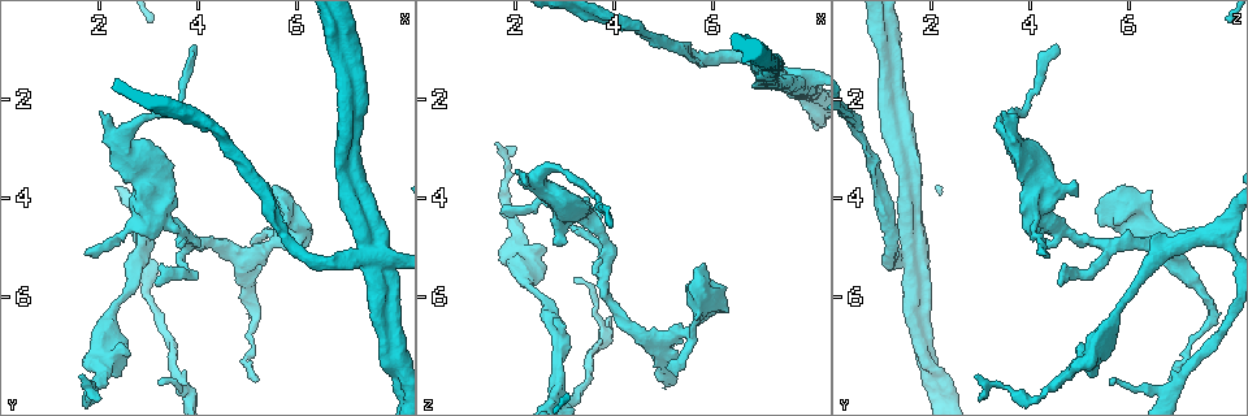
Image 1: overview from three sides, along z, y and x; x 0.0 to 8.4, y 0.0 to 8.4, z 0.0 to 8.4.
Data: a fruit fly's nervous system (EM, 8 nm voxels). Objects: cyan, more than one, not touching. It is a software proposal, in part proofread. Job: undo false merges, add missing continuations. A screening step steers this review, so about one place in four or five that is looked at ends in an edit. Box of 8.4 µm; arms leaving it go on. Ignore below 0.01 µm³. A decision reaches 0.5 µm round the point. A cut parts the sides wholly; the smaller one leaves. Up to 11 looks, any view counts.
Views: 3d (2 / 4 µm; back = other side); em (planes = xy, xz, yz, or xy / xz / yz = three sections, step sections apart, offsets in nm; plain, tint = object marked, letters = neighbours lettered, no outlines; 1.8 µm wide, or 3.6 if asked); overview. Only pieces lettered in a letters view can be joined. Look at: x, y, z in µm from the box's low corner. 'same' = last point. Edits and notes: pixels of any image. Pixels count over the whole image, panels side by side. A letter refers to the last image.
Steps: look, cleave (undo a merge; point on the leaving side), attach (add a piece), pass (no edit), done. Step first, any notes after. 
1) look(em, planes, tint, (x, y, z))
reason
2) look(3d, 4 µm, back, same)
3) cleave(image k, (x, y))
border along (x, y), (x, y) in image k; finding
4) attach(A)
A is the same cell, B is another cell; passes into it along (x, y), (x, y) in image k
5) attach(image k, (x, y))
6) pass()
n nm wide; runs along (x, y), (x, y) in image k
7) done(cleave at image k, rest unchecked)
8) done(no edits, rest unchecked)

look(em, planes, plain, (5.60, 4.85, 6.60))
four-way junction

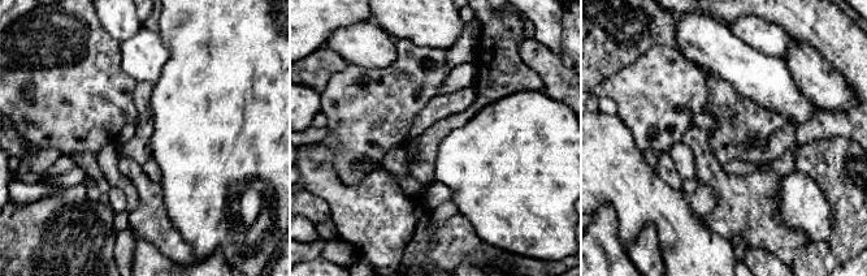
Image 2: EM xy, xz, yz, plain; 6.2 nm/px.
look(em, planes, letters, same)
what lies round it

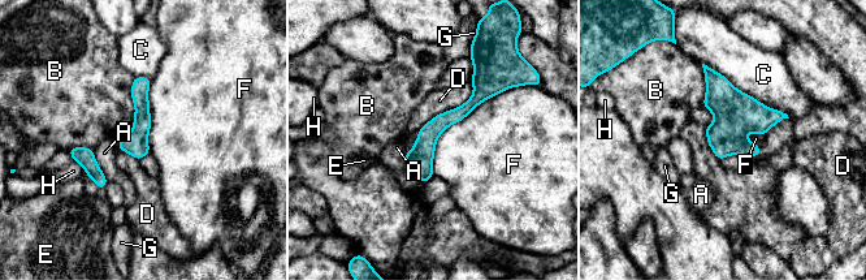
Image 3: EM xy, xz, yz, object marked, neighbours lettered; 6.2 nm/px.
pass()
A, B, C, D, E, F, G and H are other cells; border along (510, 87), (438, 137), (432, 175) in image 3; one neuron here

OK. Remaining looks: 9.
look(em, planes, tint, (1.75, 7.45, 5.05))
branch stops here

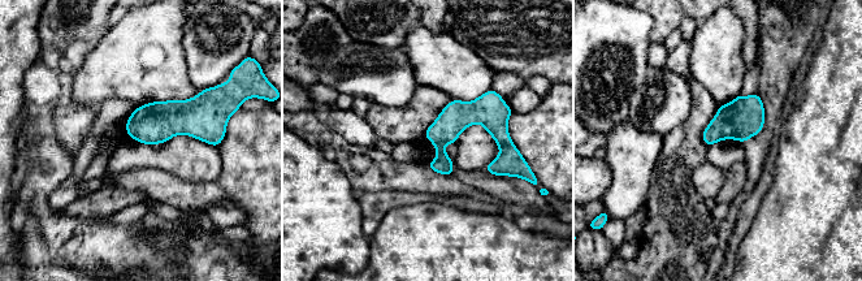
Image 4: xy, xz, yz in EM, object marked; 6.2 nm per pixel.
look(em, planes, letters, same)

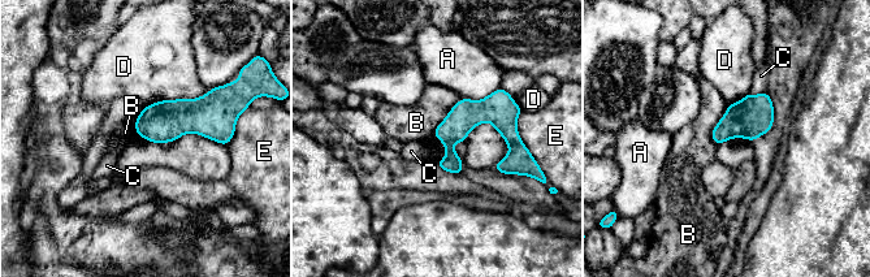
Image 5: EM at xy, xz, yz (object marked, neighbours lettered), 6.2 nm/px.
pass()
A, B, C, D and E are other cells; runs along (463, 102), (509, 131), (510, 168) in image 5; no lettered piece goes on from it

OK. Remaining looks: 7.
look(3d, 4 µm, (3.25, 5.75, 4.65))
free end

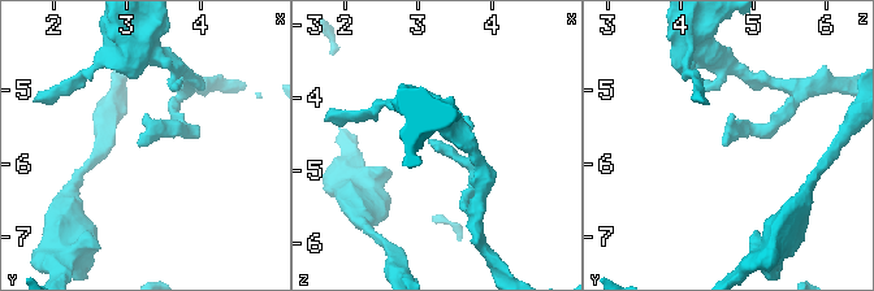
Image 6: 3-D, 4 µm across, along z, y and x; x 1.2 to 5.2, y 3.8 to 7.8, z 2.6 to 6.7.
look(em, planes, letters, (3.20, 5.80, 4.65))
now the EM

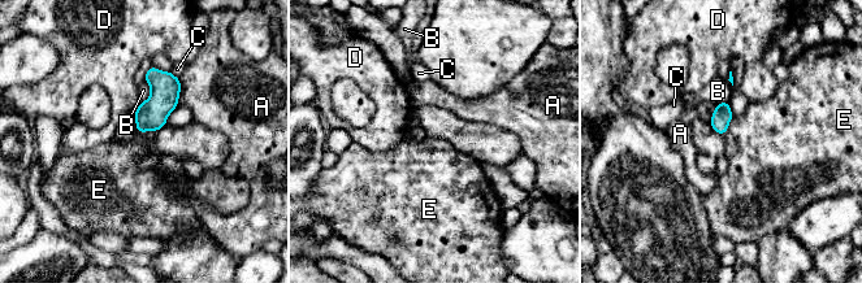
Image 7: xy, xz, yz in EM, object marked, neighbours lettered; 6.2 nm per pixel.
pass()
A, B, C, D and E are other cells; border along (155, 130), (137, 133) in image 7; no lettered piece goes on from it

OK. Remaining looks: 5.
look(3d, 2 µm, (5.05, 6.15, 7.65))
abrupt turn

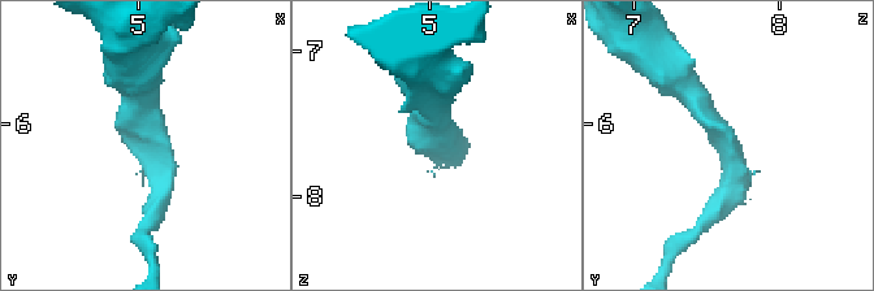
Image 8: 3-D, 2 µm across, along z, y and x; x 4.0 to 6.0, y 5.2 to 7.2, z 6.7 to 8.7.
look(em, yz, step 16, tint, (5.10, 6.16, 7.66))

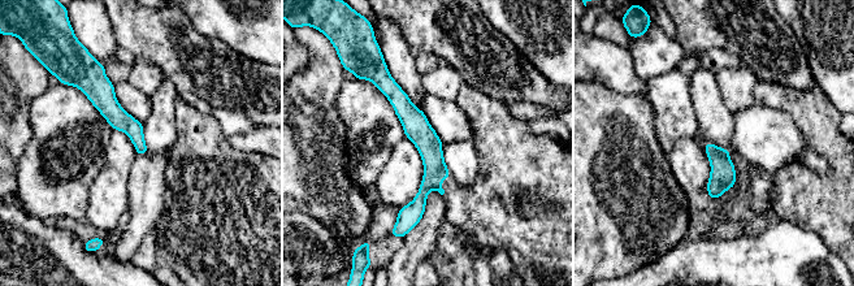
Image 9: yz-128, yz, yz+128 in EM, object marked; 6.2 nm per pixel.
look(em, planes, letters, same)

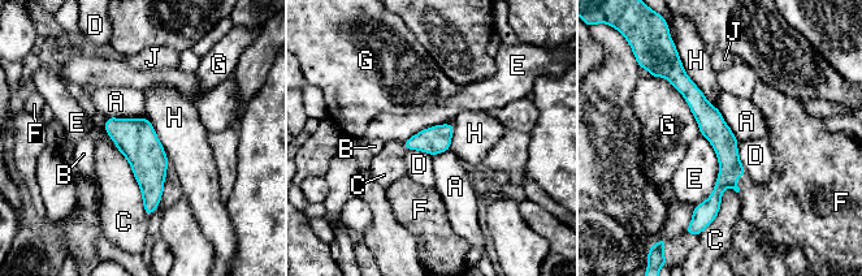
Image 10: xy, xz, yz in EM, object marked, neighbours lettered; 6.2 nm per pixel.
attach(image 10, (765, 206))
F is the same cell, A, B, C, D, E, G, H and J are other cells; passes into it along (723, 141), (735, 179), (765, 206) in image 10; the neuron continues

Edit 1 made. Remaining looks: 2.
done(attach at image 10, rest unchecked)

